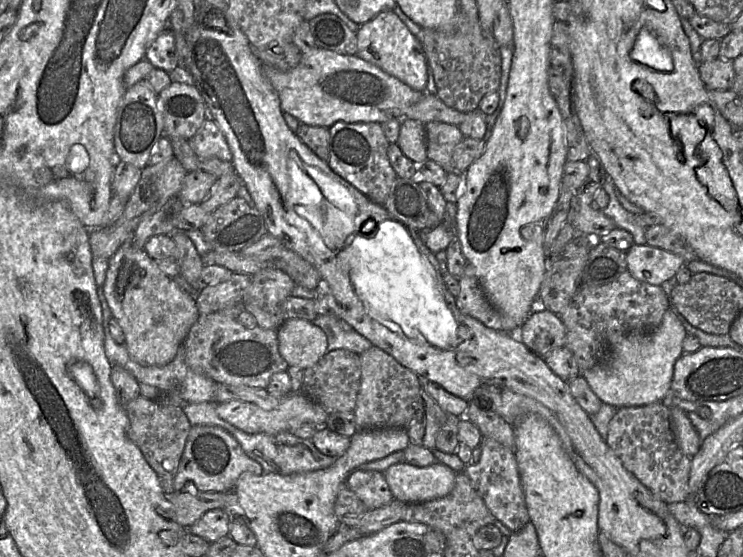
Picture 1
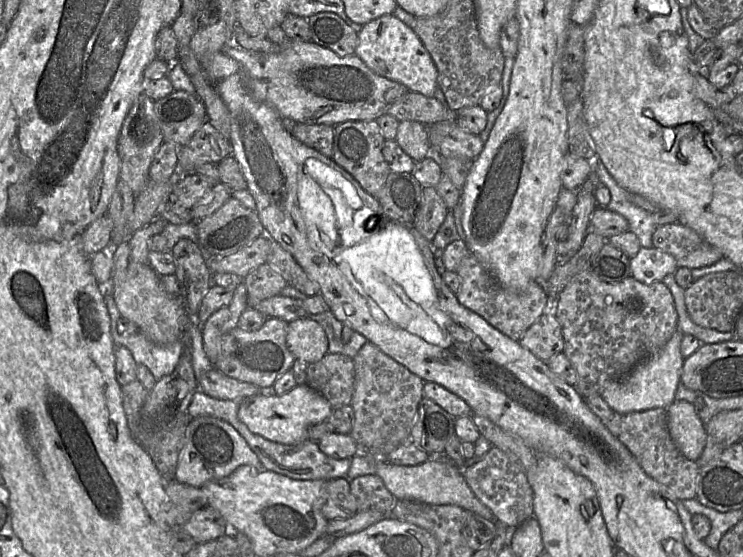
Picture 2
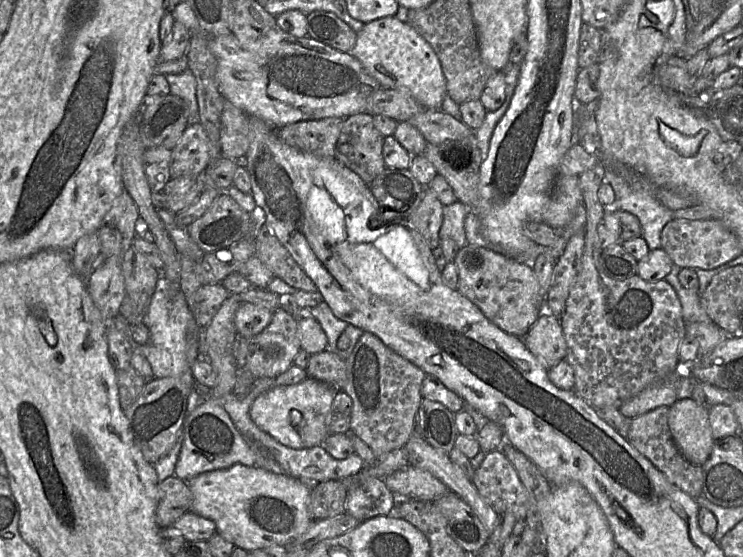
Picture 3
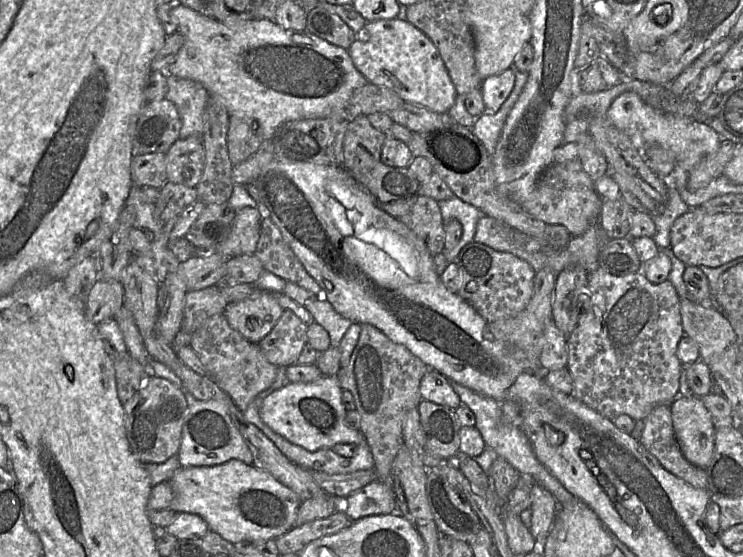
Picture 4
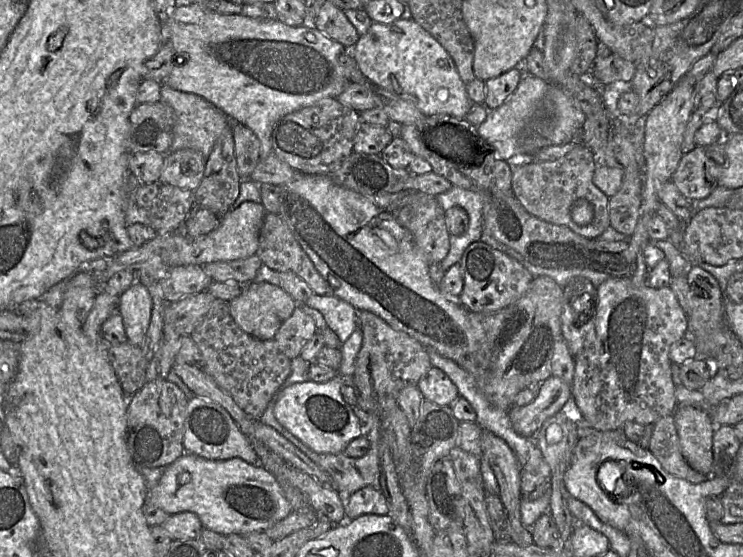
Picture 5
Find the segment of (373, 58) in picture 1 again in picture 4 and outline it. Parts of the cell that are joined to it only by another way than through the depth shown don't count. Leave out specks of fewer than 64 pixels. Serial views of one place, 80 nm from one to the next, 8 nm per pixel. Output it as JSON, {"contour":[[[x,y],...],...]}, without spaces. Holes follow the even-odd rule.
{"contour":[[[407,20],[367,21],[347,50],[368,82],[390,89],[405,102],[447,113],[458,97],[439,50],[426,34]]]}

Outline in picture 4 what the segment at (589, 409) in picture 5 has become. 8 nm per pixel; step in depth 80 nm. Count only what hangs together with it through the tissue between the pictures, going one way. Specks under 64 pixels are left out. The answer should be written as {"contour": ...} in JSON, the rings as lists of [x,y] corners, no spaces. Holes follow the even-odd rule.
{"contour":[[[602,267],[588,273],[588,291],[589,305],[567,337],[567,368],[574,383],[573,395],[610,420],[626,414],[643,421],[656,407],[671,405],[679,396],[679,378],[684,371],[676,355],[678,343],[684,336],[680,297],[667,280],[652,284],[641,271],[619,277]]]}

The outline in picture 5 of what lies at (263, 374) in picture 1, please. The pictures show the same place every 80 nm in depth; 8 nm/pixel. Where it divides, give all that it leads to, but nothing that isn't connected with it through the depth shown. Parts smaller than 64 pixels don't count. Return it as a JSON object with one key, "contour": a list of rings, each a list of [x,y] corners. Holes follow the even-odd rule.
{"contour":[[[298,304],[291,316],[282,323],[273,340],[278,349],[292,360],[300,355],[316,332],[315,320]]]}

